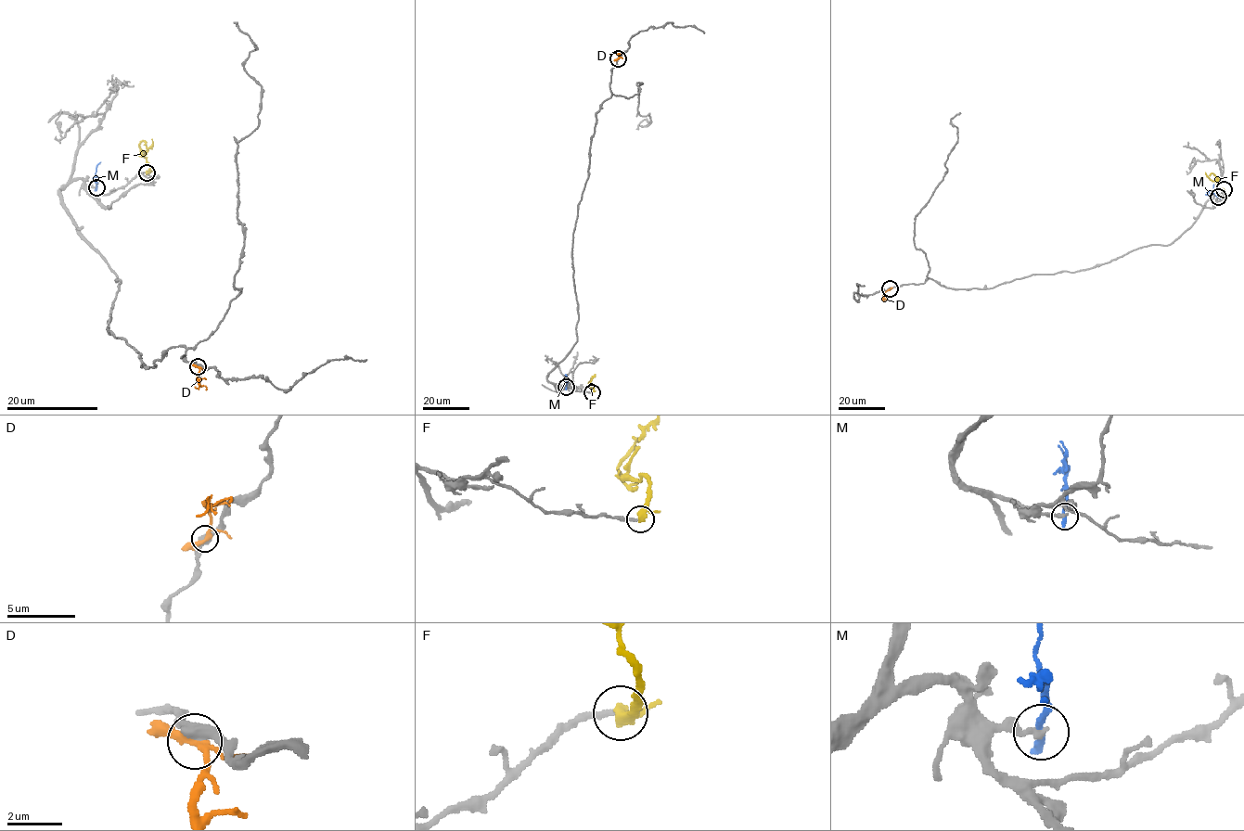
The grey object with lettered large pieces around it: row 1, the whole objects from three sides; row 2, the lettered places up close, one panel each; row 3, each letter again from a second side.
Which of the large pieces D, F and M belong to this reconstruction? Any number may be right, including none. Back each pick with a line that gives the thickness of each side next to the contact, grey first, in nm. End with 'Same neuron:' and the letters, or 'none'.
Same neuron: none

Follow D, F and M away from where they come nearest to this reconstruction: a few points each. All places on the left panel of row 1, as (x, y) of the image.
D: (197, 366), (198, 384), (204, 385), (205, 389)
F: (147, 172), (149, 164), (143, 155), (151, 145), (151, 139)
M: (96, 187), (96, 167), (101, 162)

